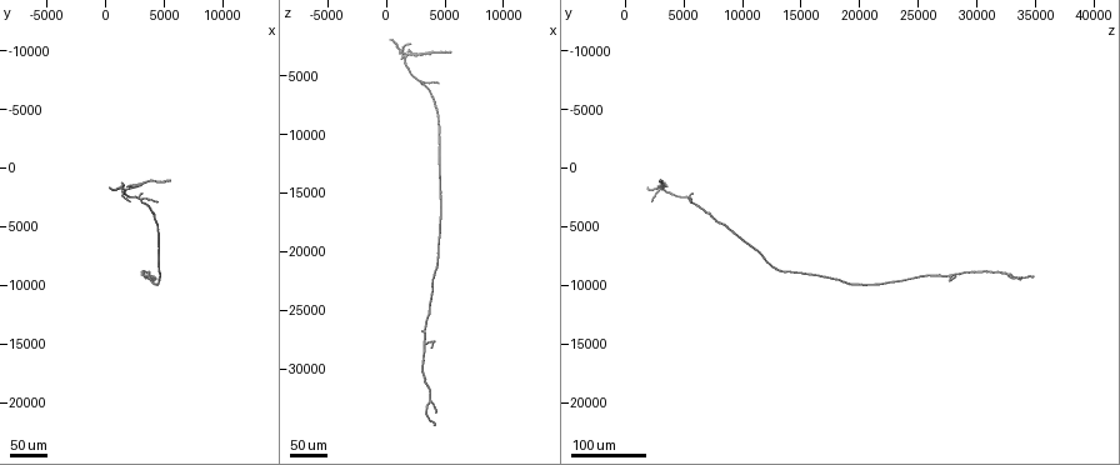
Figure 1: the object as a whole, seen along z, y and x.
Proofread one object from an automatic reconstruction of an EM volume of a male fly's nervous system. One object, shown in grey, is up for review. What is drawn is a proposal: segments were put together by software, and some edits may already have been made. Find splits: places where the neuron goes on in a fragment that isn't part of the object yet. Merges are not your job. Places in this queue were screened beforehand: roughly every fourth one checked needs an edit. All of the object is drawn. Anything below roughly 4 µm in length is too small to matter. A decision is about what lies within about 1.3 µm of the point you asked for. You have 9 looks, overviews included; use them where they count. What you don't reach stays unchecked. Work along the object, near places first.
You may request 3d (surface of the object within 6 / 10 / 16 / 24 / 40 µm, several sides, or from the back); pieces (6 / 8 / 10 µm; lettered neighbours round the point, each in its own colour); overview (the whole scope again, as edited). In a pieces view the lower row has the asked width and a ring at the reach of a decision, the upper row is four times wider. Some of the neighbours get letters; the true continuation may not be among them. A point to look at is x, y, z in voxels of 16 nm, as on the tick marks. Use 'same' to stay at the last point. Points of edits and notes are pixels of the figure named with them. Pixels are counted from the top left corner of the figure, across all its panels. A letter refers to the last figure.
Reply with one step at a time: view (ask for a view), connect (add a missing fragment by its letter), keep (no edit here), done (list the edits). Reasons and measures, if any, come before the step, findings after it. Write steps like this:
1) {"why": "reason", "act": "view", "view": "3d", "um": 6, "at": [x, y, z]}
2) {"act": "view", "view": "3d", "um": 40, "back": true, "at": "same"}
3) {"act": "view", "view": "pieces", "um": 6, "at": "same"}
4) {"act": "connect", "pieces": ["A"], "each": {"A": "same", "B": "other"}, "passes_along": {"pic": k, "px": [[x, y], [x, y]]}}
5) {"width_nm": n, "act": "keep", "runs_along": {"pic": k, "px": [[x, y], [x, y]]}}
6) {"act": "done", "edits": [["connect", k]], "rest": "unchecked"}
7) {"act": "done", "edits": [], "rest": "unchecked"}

{"why": "branch stops here", "act": "view", "view": "3d", "um": 24, "at": [2600, 1600, 3000]}

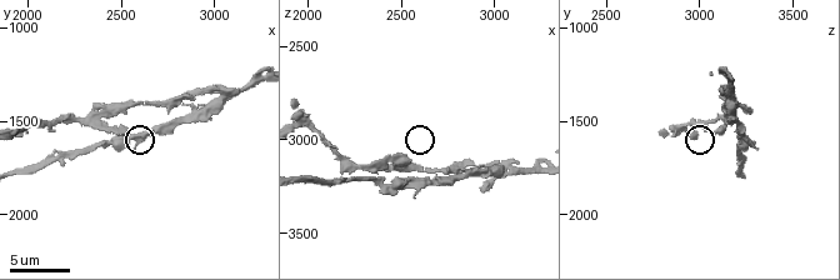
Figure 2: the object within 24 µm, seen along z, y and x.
{"why": "what lies round it", "act": "view", "view": "pieces", "um": 8, "at": [2540, 1560, 3120]}

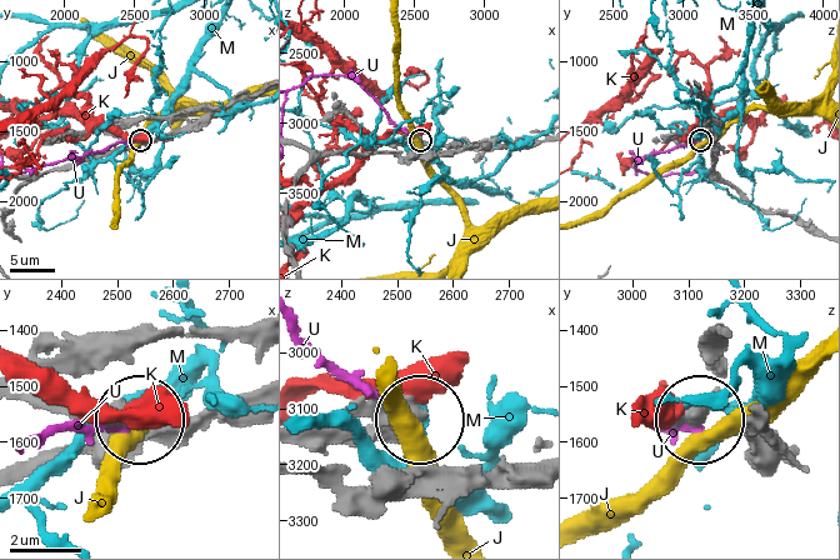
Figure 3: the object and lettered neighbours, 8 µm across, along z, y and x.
{"act": "keep", "each": {"J": "other", "K": "other", "M": "other", "U": "other"}, "found": "no lettered fragment goes on from it"}

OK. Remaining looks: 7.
{"act": "view", "view": "3d", "um": 24, "at": [1800, 1600, 3200]}

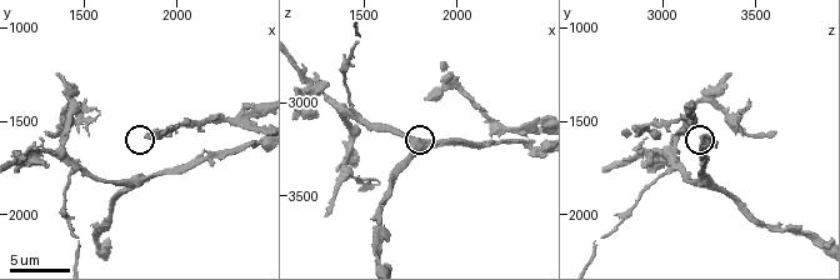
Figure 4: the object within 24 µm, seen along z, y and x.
{"why": "see the neighbours", "act": "view", "view": "pieces", "um": 6, "at": [1820, 1580, 2980]}

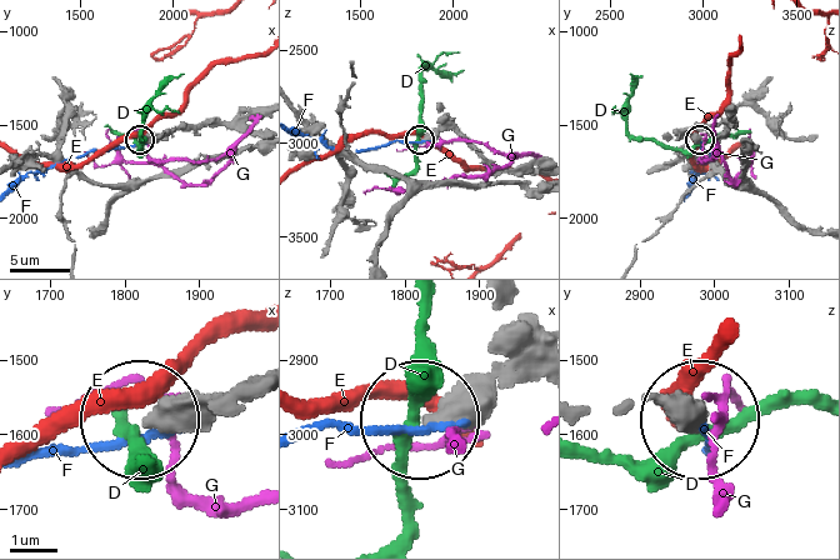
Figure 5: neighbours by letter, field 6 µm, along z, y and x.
{"act": "keep", "each": {"D": "other", "E": "other", "F": "other", "G": "other"}, "runs_along": {"pic": 5, "px": [[539, 384], [479, 384], [424, 419]]}, "found": "none of them fits"}

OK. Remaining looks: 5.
{"why": "an open end", "act": "view", "view": "3d", "um": 24, "at": [3200, 2200, 5800]}

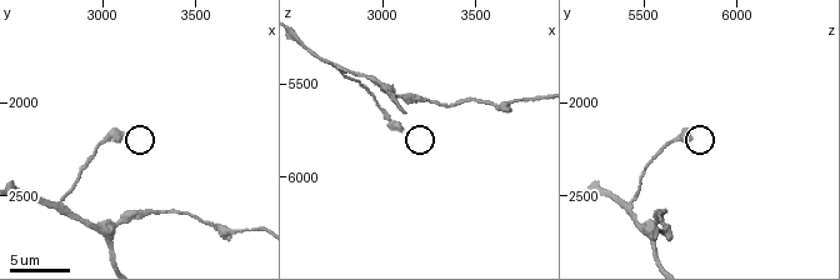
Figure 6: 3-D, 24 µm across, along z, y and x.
{"why": "what lies round it", "act": "view", "view": "pieces", "um": 10, "at": [3100, 2160, 5720]}

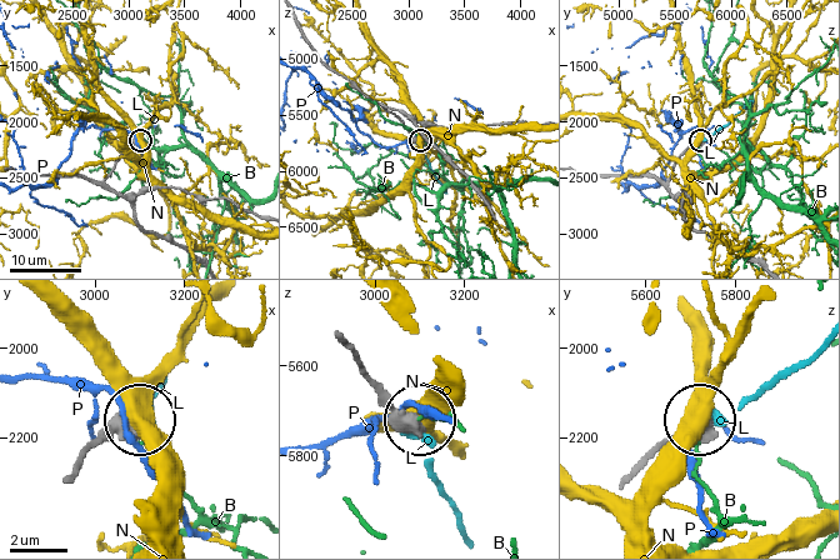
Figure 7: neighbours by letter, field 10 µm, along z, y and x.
{"act": "connect", "pieces": ["L"], "each": {"B": "other", "L": "same", "N": "other", "P": "other"}, "passes_along": {"pic": 7, "px": [[355, 355], [398, 425], [426, 439], [460, 533]]}, "found": "it goes on there"}

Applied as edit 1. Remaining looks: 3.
{"why": "tapers out", "act": "view", "view": "3d", "um": 24, "at": [2000, 3000, 2400]}

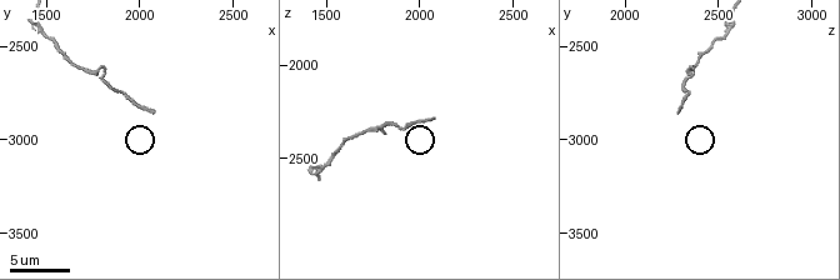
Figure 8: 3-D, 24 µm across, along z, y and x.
{"act": "view", "view": "pieces", "um": 6, "at": [2080, 2840, 2300]}

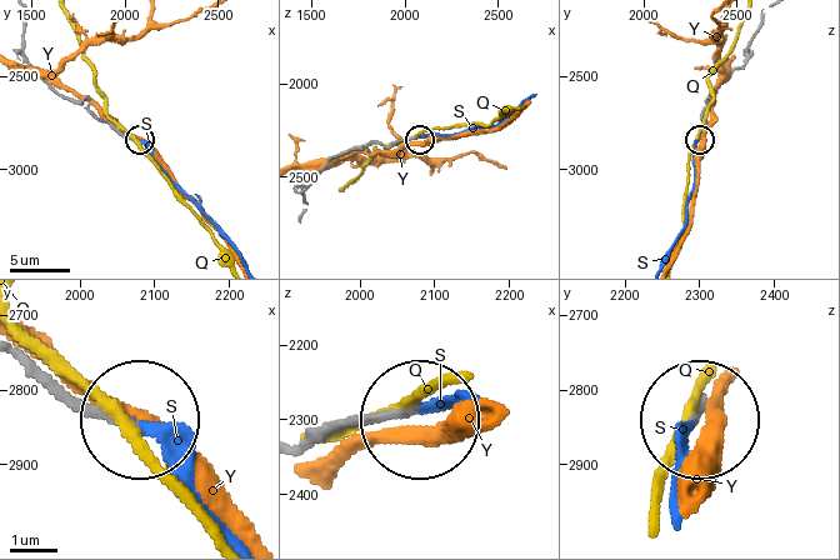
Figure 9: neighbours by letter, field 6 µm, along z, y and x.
{"act": "connect", "pieces": ["S"], "each": {"Q": "other", "S": "same", "Y": "other"}, "found": "the neuron continues"}

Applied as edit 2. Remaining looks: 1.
{"act": "done", "edits": [["connect", 7], ["connect", 9]], "rest": "unchecked"}

